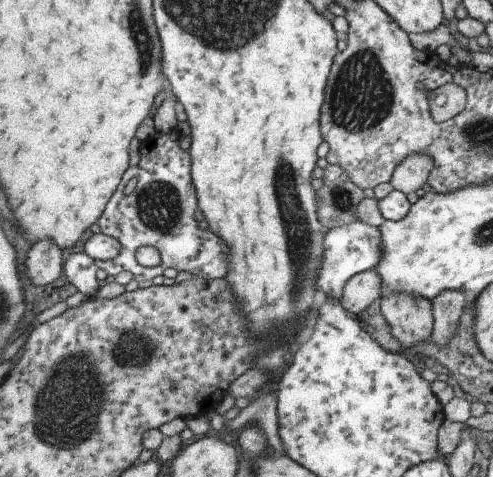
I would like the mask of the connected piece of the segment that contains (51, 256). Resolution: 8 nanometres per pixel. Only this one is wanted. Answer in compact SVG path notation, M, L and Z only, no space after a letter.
M37 240L25 254L25 276L33 286L45 286L62 272L61 248L51 240Z

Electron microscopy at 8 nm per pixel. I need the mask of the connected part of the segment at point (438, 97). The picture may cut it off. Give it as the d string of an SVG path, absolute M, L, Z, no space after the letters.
M448 83L429 96L429 111L437 122L456 116L465 106L465 90L457 84Z

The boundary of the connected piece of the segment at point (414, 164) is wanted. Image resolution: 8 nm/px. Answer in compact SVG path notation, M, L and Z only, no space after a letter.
M409 154L403 158L389 177L388 183L394 190L406 195L421 189L426 183L429 172L433 168L433 160L427 154Z

